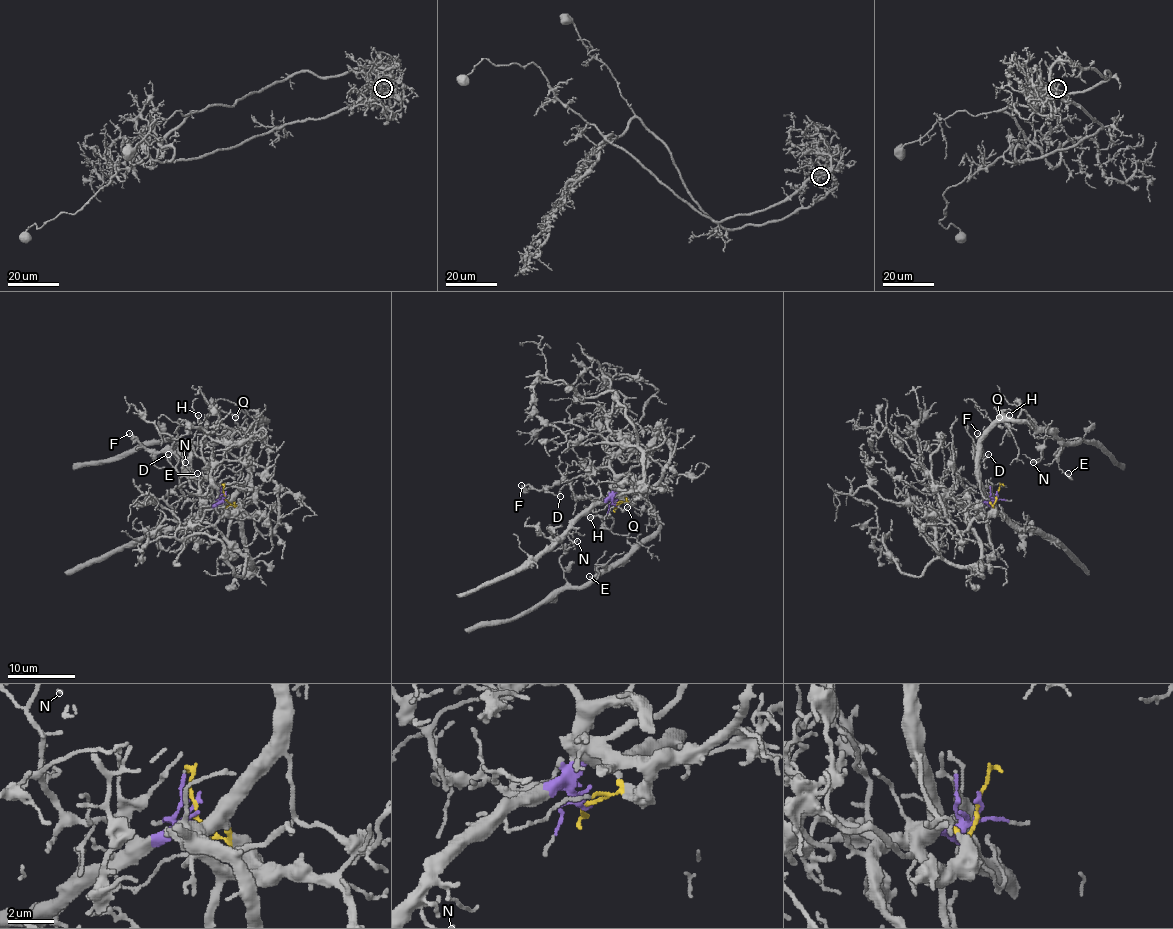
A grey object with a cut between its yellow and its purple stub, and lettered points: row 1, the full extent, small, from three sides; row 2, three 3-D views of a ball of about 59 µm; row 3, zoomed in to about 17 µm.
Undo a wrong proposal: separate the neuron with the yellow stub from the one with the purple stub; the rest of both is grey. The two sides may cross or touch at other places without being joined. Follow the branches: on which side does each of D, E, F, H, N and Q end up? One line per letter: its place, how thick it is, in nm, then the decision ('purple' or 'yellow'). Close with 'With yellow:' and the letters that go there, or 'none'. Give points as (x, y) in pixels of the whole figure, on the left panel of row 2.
D: place (168, 454); calibre 120 nm; purple
E: place (197, 473); calibre 100 nm; yellow
F: place (129, 433); calibre 180 nm; purple
H: place (198, 415); calibre 120 nm; yellow
N: place (185, 462); calibre 120 nm; yellow
Q: place (235, 417); calibre 110 nm; yellow
With yellow: E, H, N, Q

